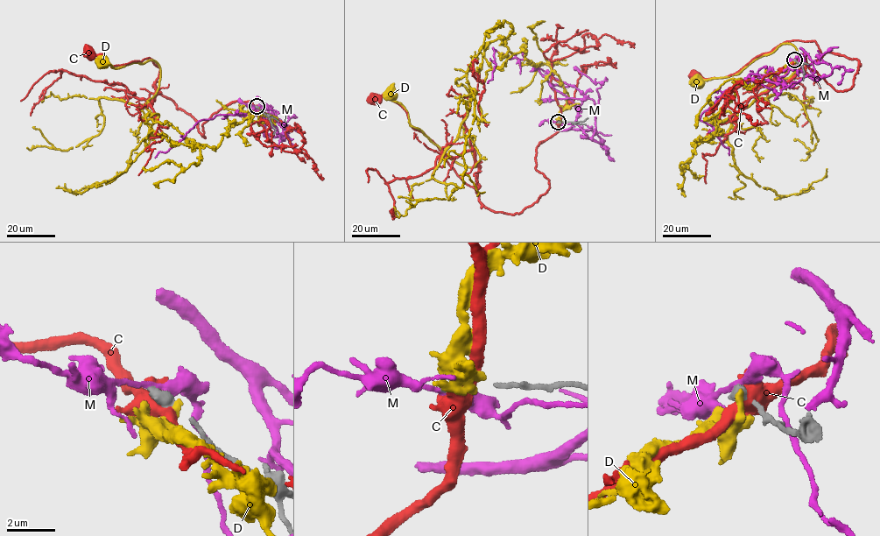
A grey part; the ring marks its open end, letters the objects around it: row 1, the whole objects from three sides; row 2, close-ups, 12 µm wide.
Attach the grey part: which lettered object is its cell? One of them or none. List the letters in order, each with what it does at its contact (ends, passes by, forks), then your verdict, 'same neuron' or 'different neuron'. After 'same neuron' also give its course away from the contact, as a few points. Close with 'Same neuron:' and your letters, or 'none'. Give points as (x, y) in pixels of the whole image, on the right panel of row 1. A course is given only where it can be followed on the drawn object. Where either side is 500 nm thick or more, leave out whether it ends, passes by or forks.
C: it forks | different neuron
D: it ends | different neuron
M: it passes by | different neuron
Same neuron: none

